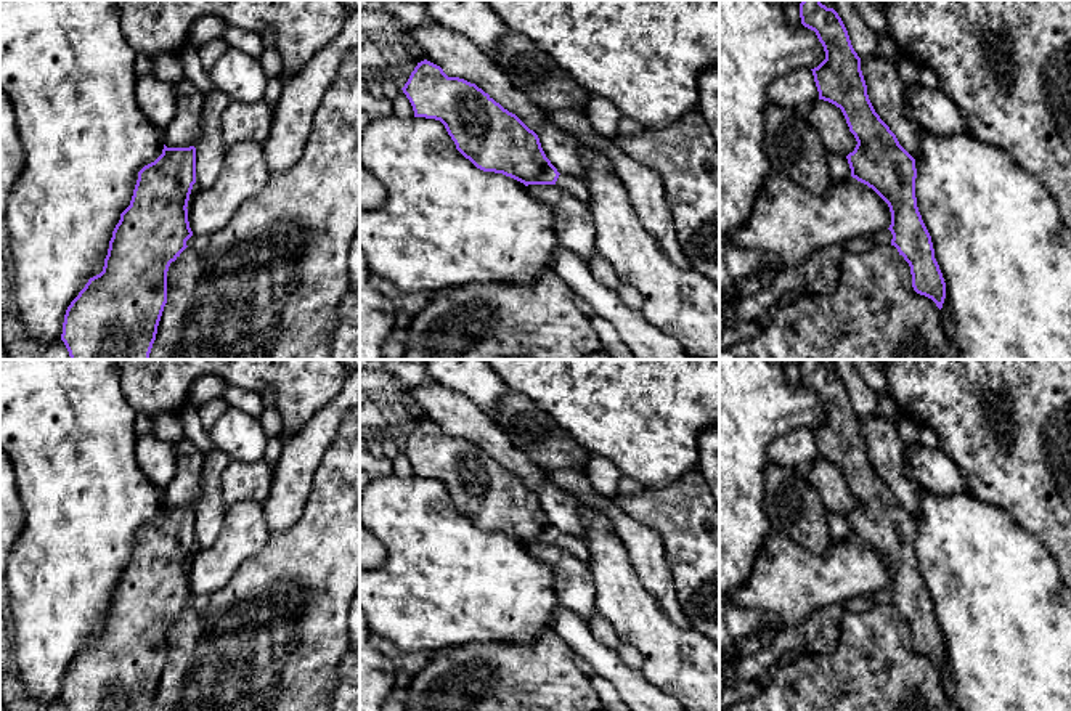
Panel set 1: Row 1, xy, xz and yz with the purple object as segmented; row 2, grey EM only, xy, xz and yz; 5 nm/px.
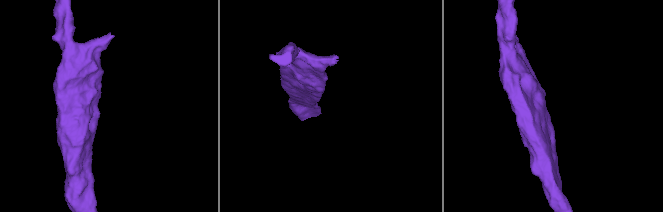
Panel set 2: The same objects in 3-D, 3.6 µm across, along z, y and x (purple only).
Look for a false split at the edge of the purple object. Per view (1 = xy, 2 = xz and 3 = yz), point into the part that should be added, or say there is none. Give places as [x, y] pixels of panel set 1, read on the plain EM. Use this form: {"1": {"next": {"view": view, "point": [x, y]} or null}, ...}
{"1": {"next": null}, "2": {"next": null}, "3": {"next": null}}

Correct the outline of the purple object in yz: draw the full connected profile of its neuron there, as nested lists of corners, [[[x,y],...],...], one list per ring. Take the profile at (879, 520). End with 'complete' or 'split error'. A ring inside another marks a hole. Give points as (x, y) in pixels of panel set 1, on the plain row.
[[[821,360],[800,363],[801,384],[816,392],[825,419],[812,430],[819,459],[841,469],[857,504],[846,515],[851,536],[872,547],[890,567],[891,605],[910,626],[912,647],[941,669],[946,642],[935,618],[931,595],[915,557],[915,518],[875,472],[848,390],[833,368]]] | complete

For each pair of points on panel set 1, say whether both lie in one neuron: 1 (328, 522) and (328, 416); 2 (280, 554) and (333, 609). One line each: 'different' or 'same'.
1: different
2: same

